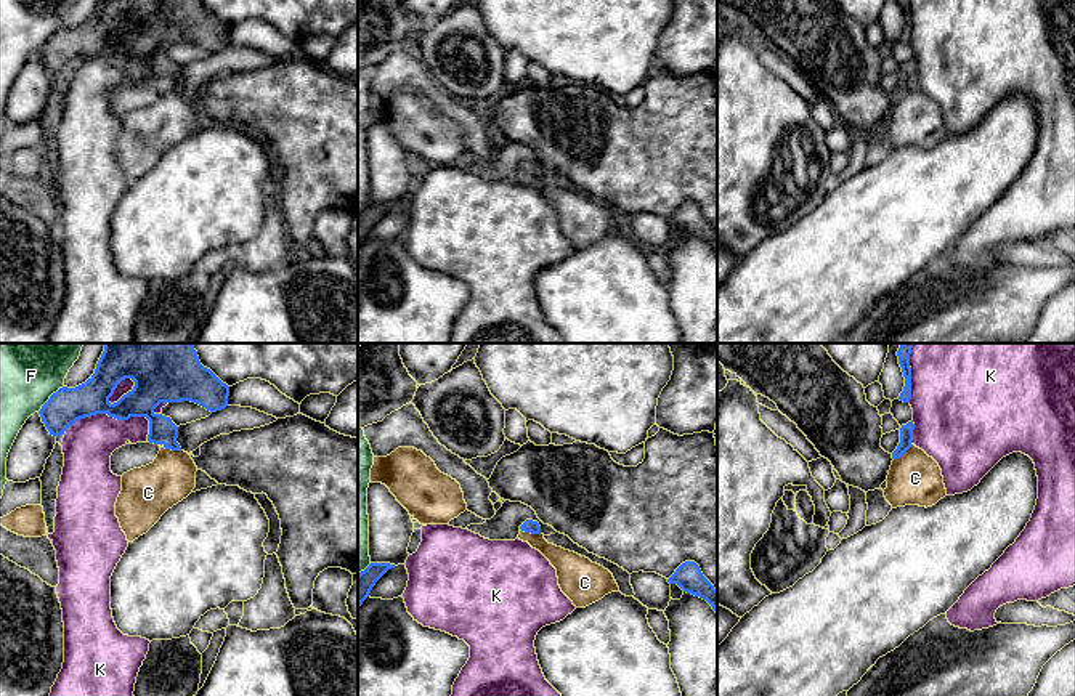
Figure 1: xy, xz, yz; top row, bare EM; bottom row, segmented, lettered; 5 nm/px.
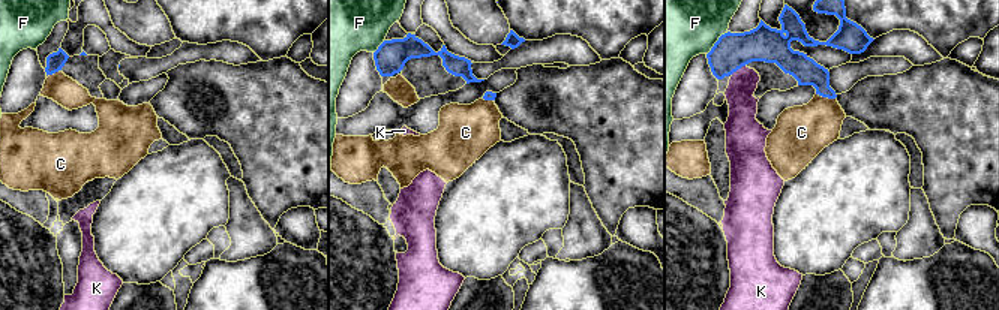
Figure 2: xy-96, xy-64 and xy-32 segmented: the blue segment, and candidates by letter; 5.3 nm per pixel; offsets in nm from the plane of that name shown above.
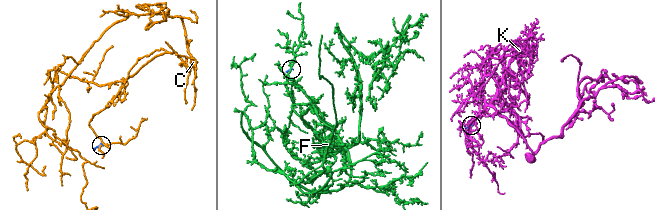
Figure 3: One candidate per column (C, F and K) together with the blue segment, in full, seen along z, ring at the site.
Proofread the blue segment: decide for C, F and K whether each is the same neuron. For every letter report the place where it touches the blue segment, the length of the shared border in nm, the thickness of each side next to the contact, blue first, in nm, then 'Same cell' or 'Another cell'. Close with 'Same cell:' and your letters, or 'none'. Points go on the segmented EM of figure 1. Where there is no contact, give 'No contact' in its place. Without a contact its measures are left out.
C: Touches blue at xz (530, 531). Shared border 110 nm. Thickness 70 nm (blue) against 130 nm. Another cell
F: Touches blue at xy (50, 398). Shared border 190 nm. Thickness 180 nm (blue) against 380 nm. Another cell
K: Touches blue at xy (117, 419). Shared border 440 nm. Thickness 190 nm (blue) against 260 nm. Another cell
Same cell: none

